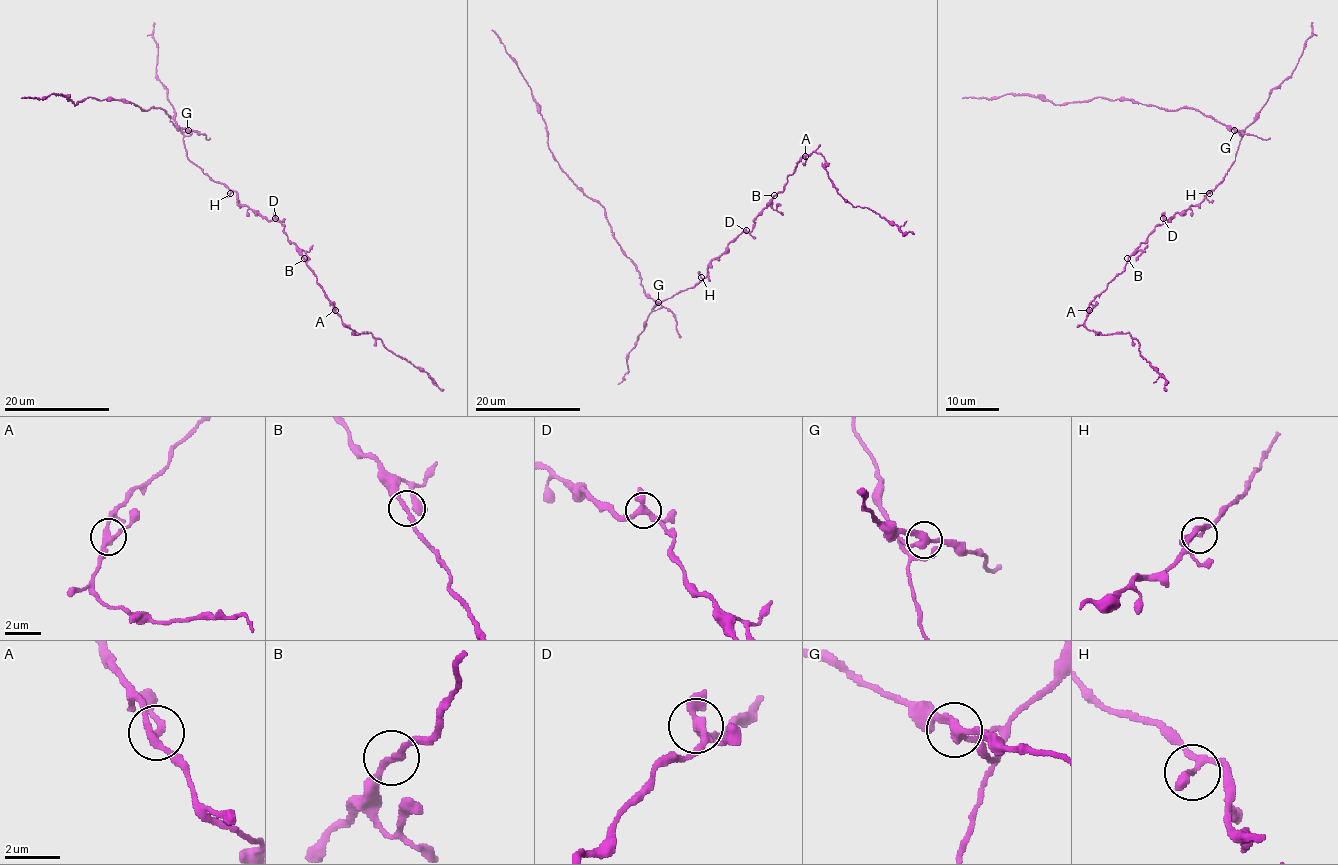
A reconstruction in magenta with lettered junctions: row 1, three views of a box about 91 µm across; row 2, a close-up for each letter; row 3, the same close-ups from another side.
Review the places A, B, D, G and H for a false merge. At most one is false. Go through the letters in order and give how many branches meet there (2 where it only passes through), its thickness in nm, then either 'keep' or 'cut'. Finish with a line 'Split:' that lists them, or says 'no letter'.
A: 3 | 280 nm | keep
B: 2 | 220 nm | keep
D: 3 | 320 nm | keep
G: 3 | 280 nm | cut
H: 3 | 200 nm | keep
Split: G

